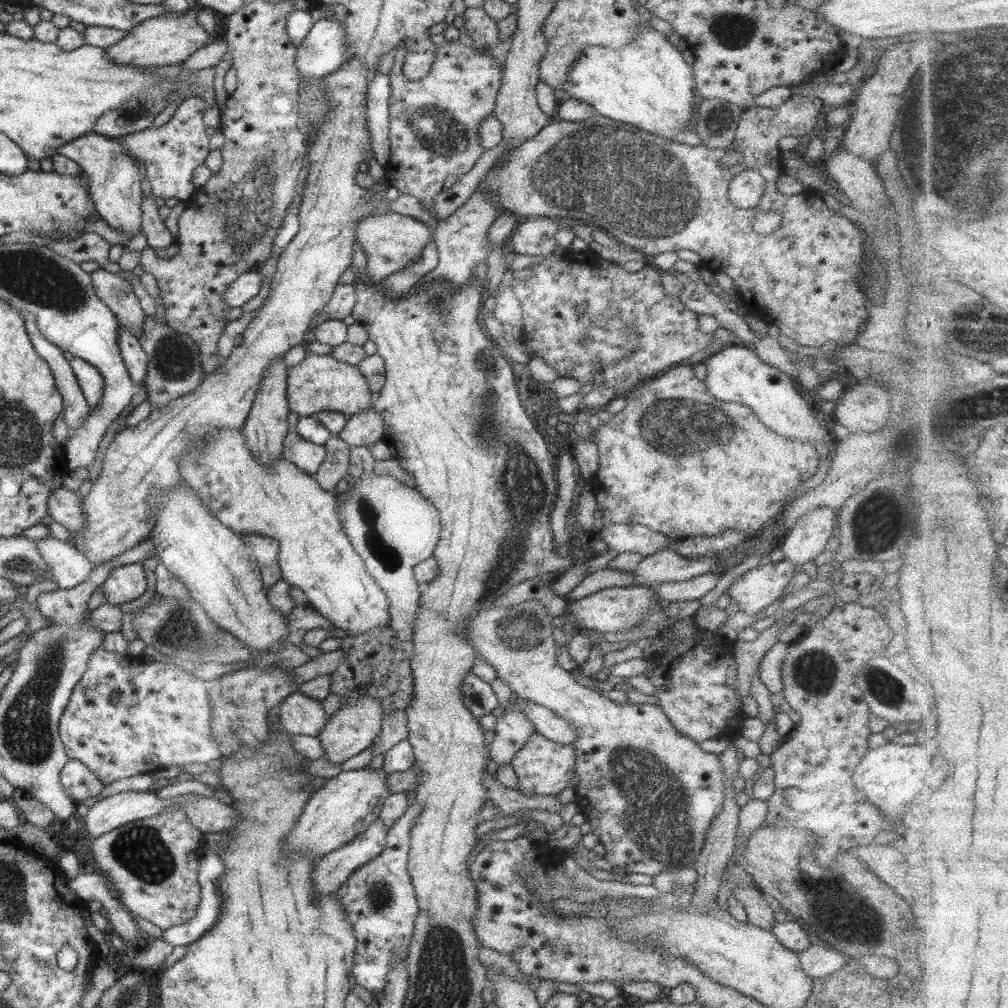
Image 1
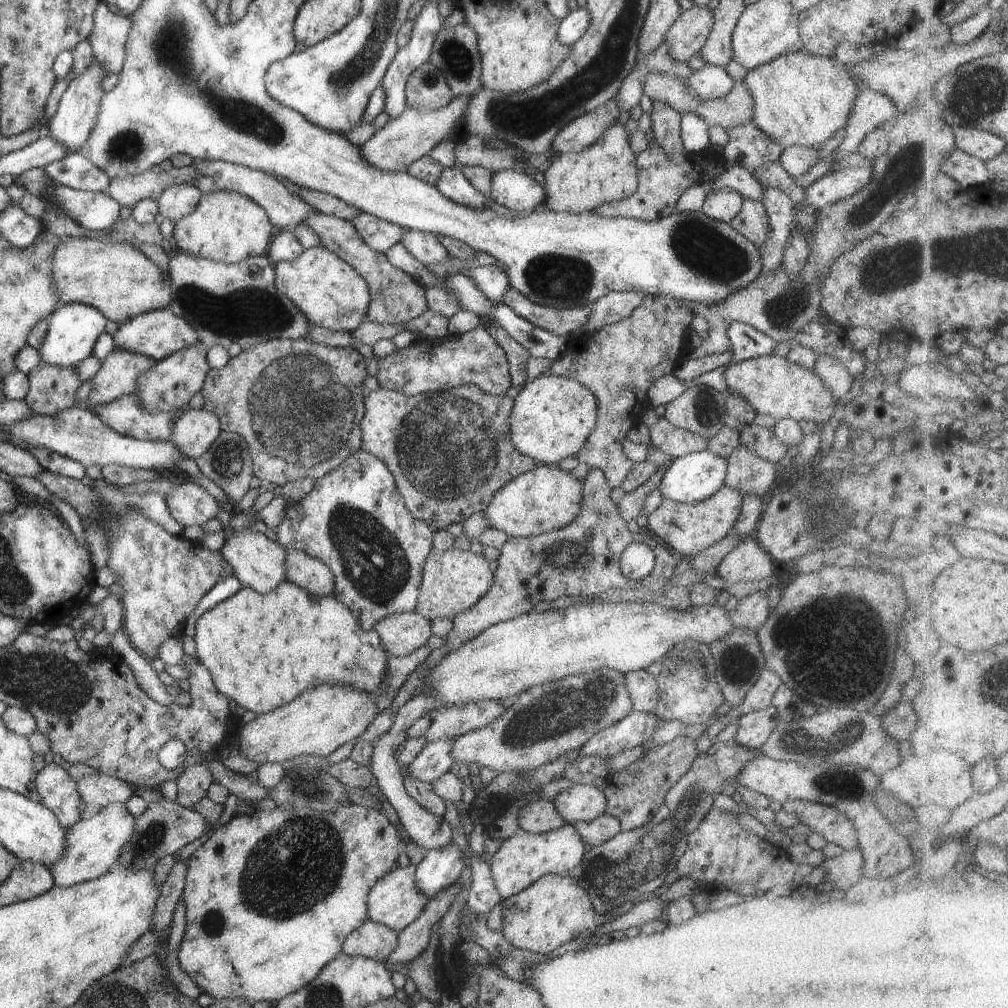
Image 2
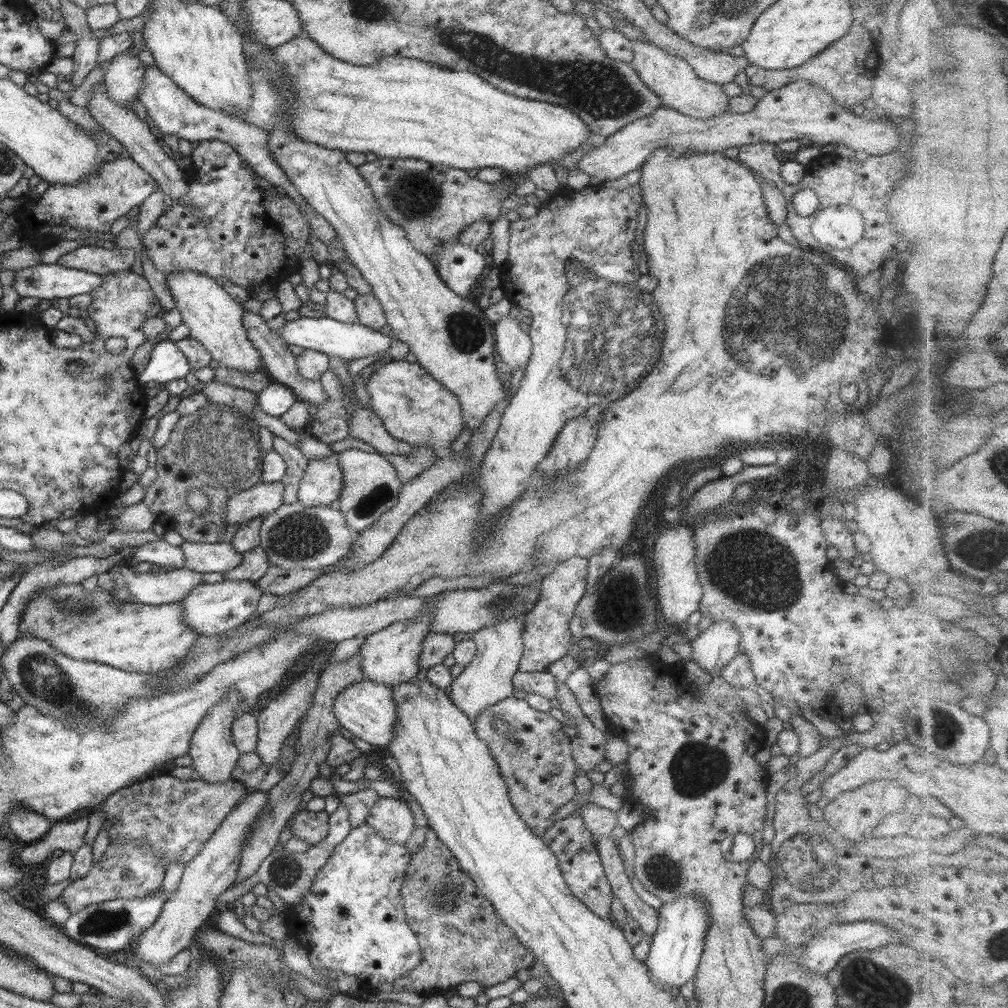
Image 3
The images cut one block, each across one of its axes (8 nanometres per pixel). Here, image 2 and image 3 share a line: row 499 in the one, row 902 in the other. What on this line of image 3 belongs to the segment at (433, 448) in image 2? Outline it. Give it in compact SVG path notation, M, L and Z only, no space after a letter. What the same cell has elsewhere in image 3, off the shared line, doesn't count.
M428 831L422 849L411 856L410 866L402 879L400 895L403 898L406 923L418 938L423 958L406 977L394 981L394 991L415 992L426 998L438 994L448 995L455 992L462 982L474 980L482 987L491 987L514 977L523 968L528 969L536 960L534 954L518 941L514 931L498 917L490 900L478 891L470 874L462 869L458 859L435 832Z

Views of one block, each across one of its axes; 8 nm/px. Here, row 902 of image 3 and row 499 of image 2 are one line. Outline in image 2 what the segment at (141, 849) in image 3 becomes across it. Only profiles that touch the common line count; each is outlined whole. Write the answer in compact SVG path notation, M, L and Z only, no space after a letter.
M45 469L35 478L43 483L52 495L72 506L80 518L86 522L86 528L96 526L108 536L110 544L108 544L106 567L112 571L114 578L116 578L116 584L124 590L120 596L124 610L122 629L130 639L132 647L150 662L160 656L158 654L160 644L172 636L174 632L178 632L184 621L187 622L190 612L198 606L202 596L212 590L222 578L234 575L234 568L228 564L228 560L224 558L221 550L211 551L204 548L200 541L188 540L183 535L168 534L160 524L152 522L136 508L132 508L132 510L126 508L124 514L120 512L120 516L104 512L104 506L108 506L108 504L104 504L106 500L102 496L98 496L92 490L92 486L83 484L80 480L54 474L54 472Z

